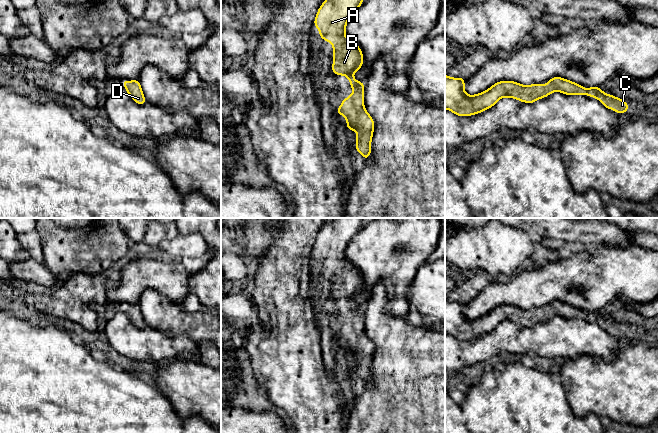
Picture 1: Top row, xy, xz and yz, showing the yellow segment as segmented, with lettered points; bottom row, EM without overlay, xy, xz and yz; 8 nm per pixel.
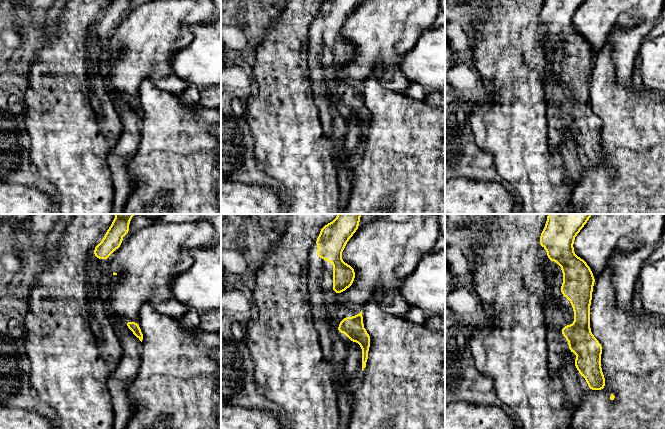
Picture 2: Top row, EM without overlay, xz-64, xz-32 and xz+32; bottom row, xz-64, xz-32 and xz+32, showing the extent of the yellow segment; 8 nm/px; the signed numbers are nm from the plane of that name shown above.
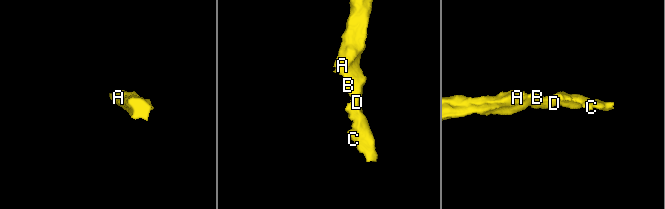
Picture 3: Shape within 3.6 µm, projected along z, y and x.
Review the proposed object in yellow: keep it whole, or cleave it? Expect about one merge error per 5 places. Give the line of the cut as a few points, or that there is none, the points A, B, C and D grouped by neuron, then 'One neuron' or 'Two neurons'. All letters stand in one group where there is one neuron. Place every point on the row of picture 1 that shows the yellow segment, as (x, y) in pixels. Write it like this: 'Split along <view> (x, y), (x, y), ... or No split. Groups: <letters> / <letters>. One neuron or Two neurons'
No split. Groups: A B C D. One neuron

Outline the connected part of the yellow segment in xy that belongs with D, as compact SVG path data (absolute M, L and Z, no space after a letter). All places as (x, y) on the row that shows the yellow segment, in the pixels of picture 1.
M124 80L122 84L126 88L127 93L136 103L140 105L146 103L145 97L142 93L142 88L138 80L132 80L130 82Z

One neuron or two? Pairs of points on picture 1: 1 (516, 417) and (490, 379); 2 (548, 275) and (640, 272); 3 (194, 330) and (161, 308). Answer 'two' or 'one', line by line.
1: one
2: one
3: one

